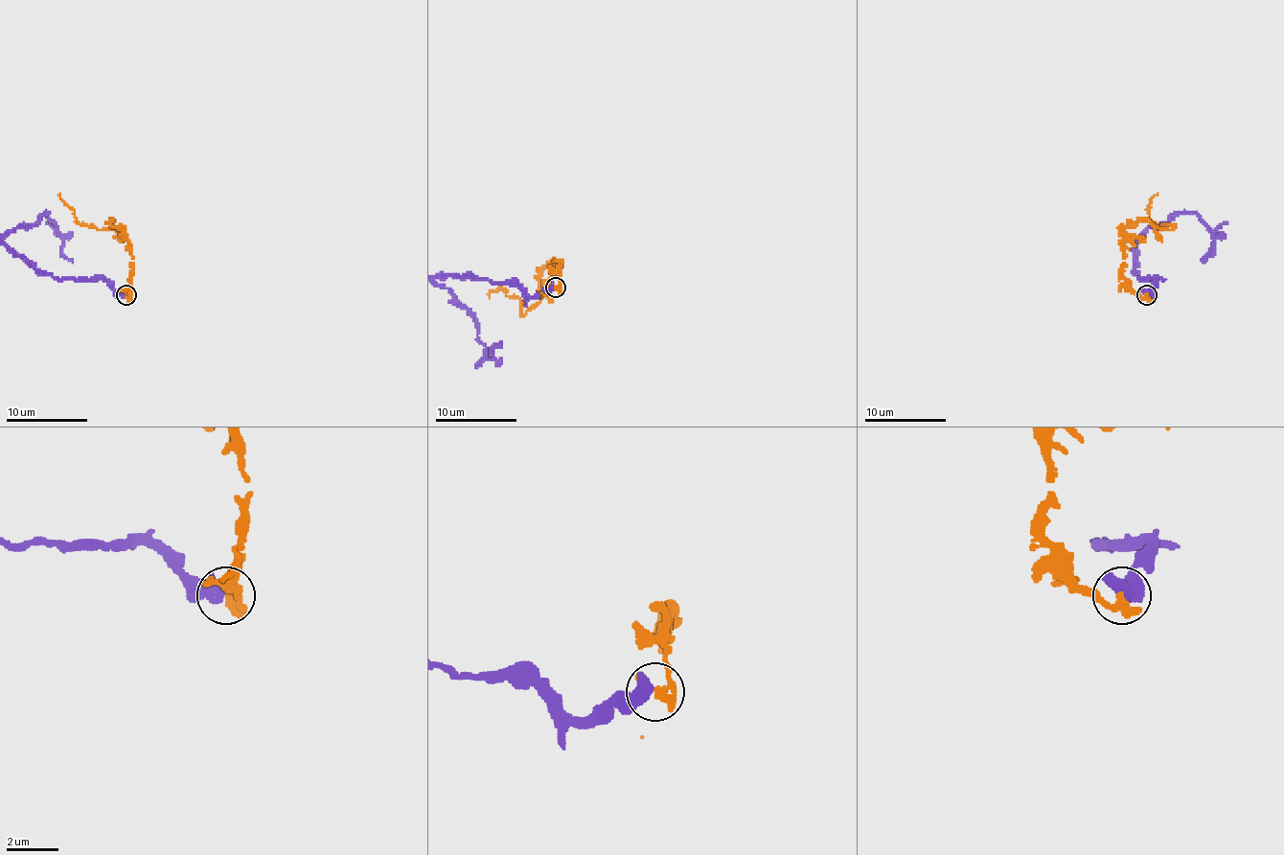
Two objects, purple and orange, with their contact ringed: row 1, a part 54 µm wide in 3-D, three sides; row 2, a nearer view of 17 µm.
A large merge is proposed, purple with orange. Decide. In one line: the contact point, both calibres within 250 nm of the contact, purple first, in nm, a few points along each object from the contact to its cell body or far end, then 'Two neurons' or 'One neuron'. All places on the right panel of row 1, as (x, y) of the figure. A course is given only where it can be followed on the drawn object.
Place: (1147, 295). Thickness 480 nm (purple) against 360 nm. Course of orange: (1147, 295), (1141, 297), (1123, 275), (1123, 244), (1127, 225), (1139, 221), (1174, 228), (1149, 218), (1157, 193). Two neurons

